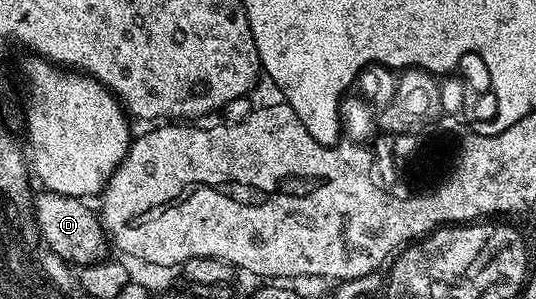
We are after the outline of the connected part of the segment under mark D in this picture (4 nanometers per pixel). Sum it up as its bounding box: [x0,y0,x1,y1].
[34,190,110,268]

